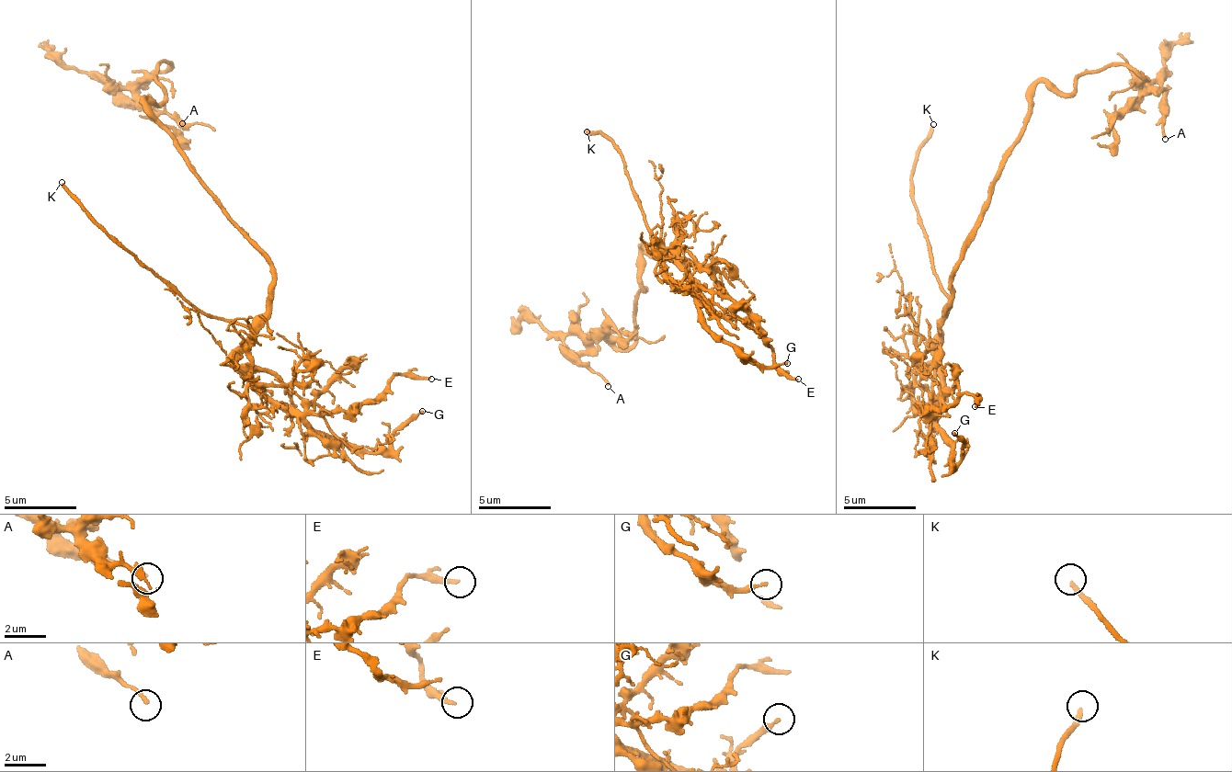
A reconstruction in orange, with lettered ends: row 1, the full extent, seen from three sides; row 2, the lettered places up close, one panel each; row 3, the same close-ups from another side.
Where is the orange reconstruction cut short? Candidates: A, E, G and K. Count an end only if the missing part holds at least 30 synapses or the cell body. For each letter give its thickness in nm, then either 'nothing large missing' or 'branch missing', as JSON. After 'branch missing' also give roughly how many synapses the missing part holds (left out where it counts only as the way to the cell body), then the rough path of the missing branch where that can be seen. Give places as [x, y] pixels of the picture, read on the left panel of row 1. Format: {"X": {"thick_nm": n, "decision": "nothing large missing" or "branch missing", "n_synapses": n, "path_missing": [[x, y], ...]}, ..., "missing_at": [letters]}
{"A": {"thick_nm": 150, "decision": "nothing large missing"}, "E": {"thick_nm": 200, "decision": "nothing large missing"}, "G": {"thick_nm": 200, "decision": "nothing large missing"}, "K": {"thick_nm": 240, "decision": "branch missing"}, "missing_at": ["K"]}

